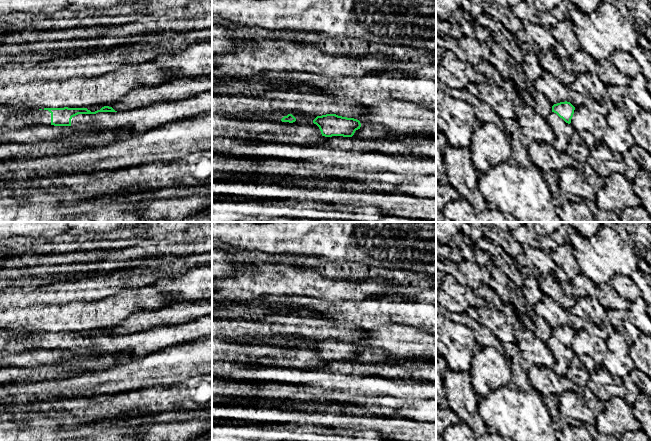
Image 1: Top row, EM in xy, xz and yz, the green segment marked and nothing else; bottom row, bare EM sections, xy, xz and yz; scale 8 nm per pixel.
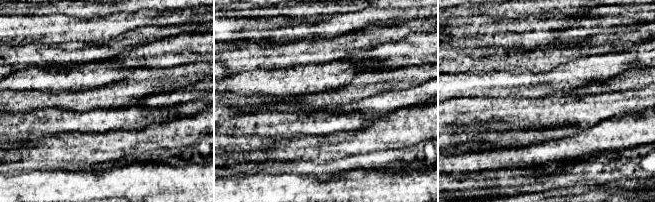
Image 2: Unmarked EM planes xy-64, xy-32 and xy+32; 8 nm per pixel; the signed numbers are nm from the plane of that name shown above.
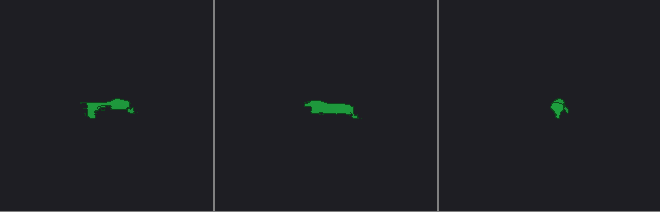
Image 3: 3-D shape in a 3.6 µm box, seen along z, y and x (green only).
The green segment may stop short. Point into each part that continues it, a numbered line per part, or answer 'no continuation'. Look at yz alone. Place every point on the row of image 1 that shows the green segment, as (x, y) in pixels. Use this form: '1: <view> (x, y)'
1: yz (563, 131)

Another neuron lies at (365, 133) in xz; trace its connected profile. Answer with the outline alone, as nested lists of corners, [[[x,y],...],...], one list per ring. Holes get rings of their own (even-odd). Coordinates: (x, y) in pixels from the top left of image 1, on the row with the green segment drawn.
[[[361,126],[358,130],[355,131],[352,137],[362,140],[379,140],[379,139],[387,139],[389,135],[381,127]]]

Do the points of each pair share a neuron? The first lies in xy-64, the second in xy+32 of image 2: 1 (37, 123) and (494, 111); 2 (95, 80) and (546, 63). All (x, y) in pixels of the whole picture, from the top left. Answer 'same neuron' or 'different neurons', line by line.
1: different neurons
2: different neurons

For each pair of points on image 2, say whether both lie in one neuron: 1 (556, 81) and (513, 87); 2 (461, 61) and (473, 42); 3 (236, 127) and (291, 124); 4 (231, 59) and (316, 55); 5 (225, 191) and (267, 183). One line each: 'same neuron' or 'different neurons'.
1: same neuron
2: different neurons
3: same neuron
4: same neuron
5: same neuron

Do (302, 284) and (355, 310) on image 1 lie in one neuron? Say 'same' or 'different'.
different

